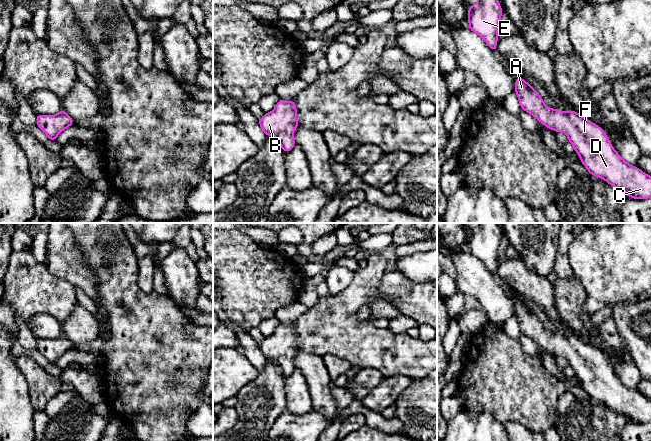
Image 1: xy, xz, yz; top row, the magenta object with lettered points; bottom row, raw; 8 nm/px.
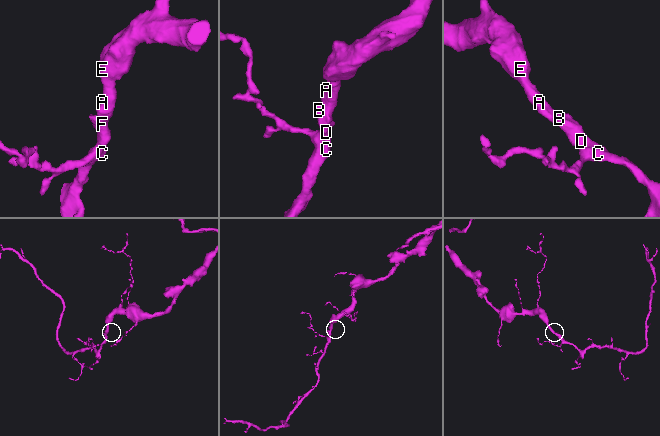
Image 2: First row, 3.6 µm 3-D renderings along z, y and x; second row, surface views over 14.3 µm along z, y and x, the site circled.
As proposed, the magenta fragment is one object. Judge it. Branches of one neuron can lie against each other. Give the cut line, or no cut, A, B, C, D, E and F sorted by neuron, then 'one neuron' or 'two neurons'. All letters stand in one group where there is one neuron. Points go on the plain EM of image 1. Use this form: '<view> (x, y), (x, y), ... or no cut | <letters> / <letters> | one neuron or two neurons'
no cut | A B C D E F | one neuron

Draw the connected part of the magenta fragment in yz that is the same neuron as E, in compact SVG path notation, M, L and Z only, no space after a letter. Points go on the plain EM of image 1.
M478 223L476 228L473 228L468 233L468 245L469 245L469 253L482 261L490 273L497 275L497 264L498 264L498 248L500 246L502 240L502 232L497 223Z

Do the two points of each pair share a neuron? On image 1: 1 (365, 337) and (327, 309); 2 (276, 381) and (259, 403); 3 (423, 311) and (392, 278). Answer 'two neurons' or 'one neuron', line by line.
1: one neuron
2: one neuron
3: one neuron

